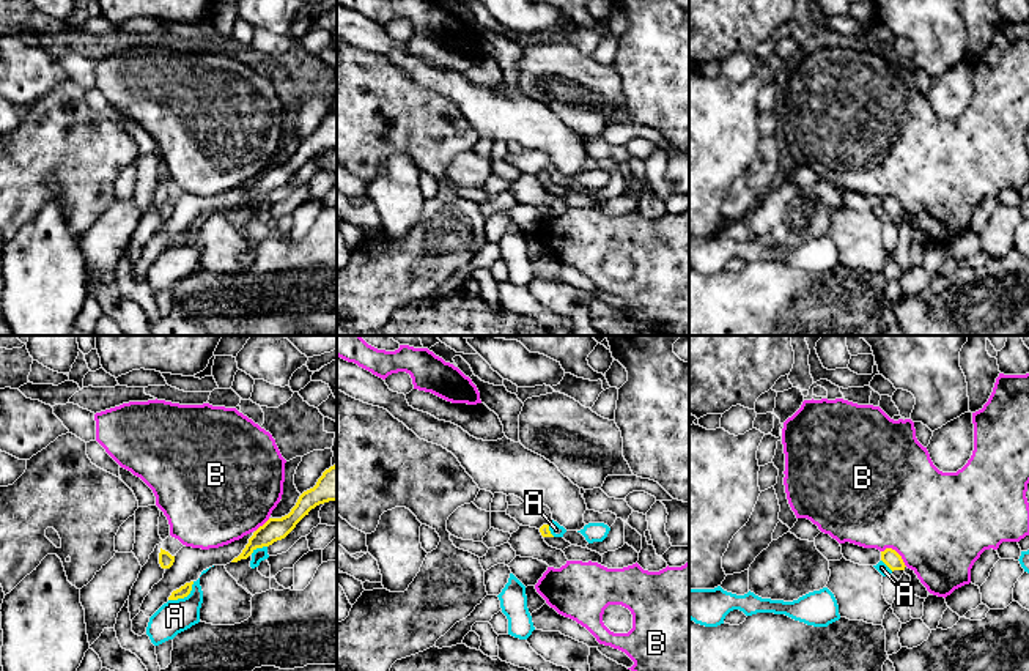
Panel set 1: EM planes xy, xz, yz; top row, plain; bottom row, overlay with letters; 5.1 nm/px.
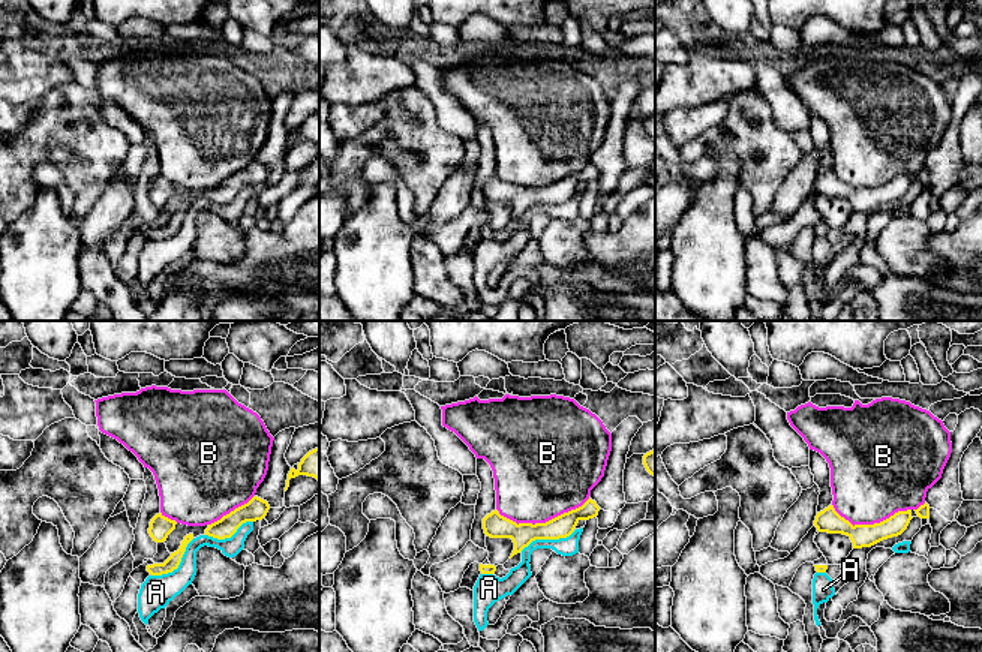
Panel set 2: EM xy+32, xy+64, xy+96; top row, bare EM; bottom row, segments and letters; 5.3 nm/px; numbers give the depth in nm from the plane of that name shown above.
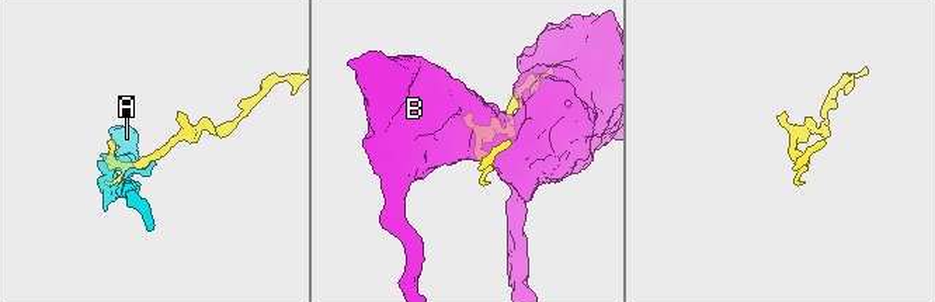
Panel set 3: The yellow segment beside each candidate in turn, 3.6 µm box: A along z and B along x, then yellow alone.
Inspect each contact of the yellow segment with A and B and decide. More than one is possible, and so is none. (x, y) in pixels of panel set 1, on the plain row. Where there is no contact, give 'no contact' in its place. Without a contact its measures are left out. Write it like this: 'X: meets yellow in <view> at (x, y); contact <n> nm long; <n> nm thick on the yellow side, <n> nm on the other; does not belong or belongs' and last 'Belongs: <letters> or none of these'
A: meets yellow in xy at (184, 243); contact 170 nm long; 60 nm thick on the yellow side, 170 nm on the other; does not belong
B: meets yellow in yz at (896, 199); contact 160 nm long; 90 nm thick on the yellow side, 500 nm on the other; does not belong
Belongs: none of these

